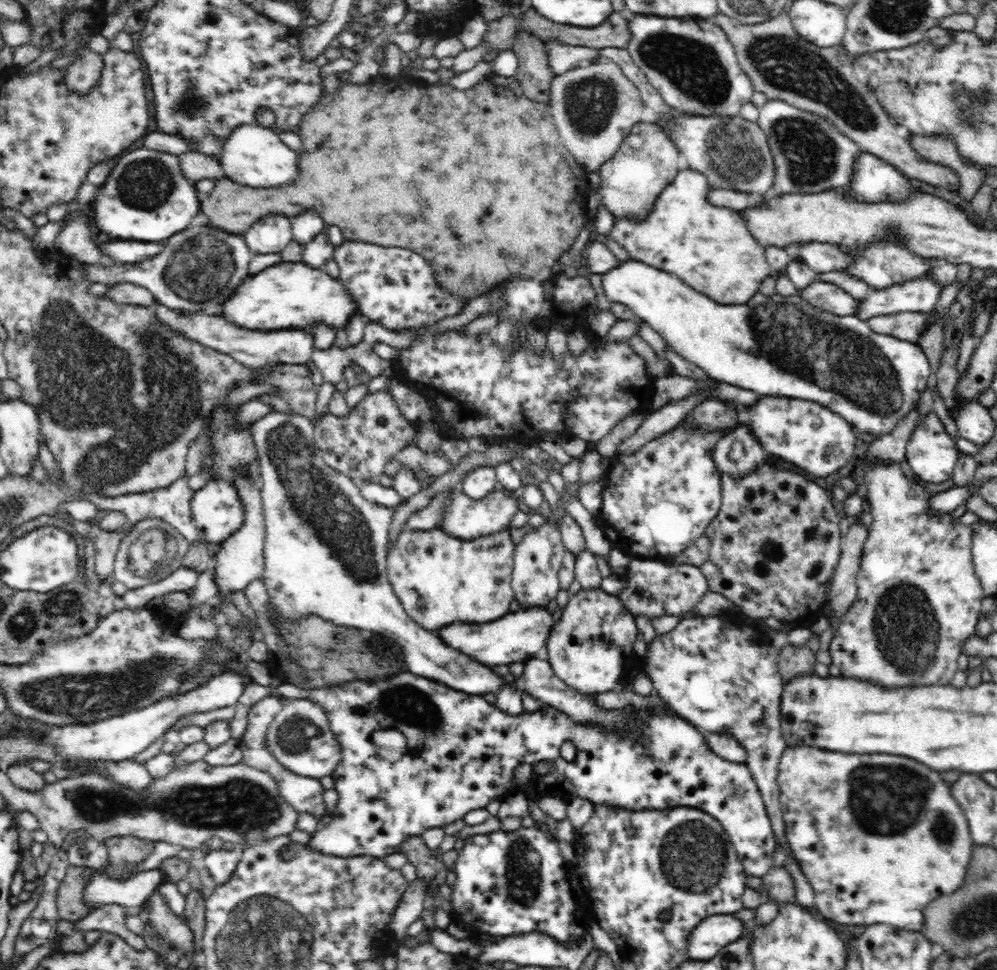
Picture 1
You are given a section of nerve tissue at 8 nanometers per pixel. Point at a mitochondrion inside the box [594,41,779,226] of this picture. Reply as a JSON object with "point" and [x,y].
{"point":[732,154]}

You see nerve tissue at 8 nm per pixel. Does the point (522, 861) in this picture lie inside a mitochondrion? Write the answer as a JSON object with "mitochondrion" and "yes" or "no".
{"mitochondrion":"yes"}

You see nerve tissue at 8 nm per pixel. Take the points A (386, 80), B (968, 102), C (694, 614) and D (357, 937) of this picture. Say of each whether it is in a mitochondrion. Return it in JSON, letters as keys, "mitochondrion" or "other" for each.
{"A":"other","B":"mitochondrion","C":"other","D":"other"}

